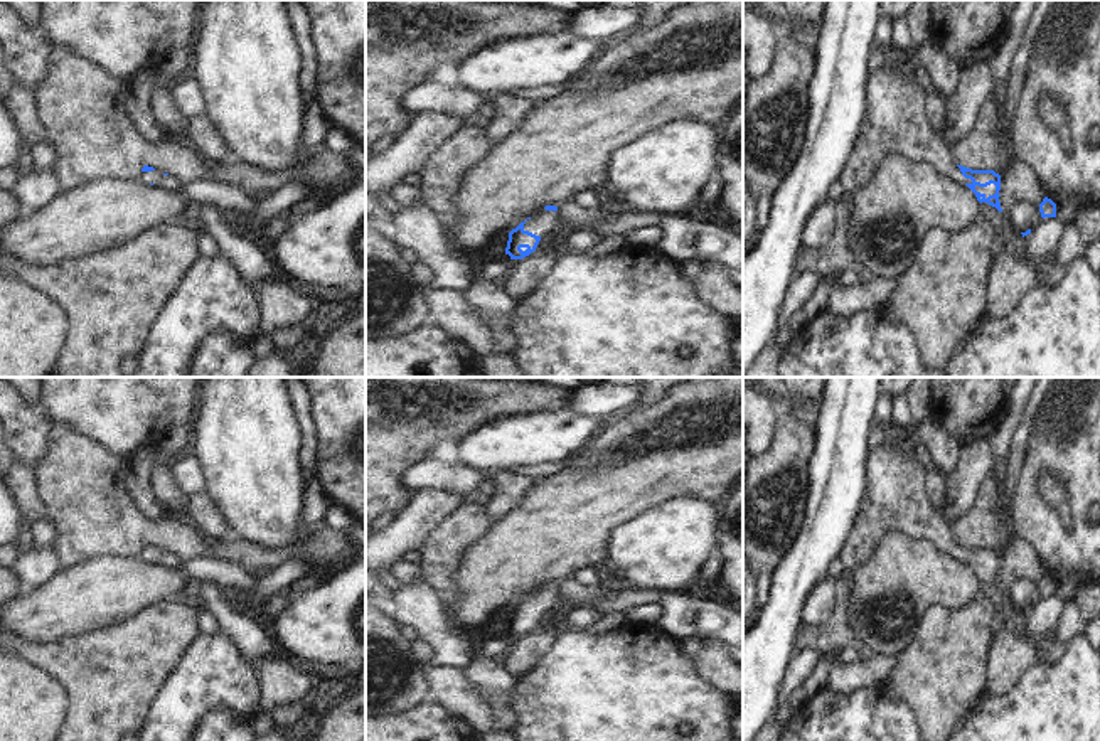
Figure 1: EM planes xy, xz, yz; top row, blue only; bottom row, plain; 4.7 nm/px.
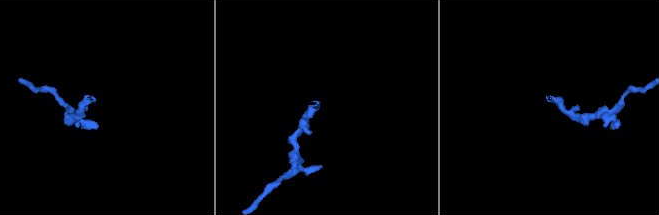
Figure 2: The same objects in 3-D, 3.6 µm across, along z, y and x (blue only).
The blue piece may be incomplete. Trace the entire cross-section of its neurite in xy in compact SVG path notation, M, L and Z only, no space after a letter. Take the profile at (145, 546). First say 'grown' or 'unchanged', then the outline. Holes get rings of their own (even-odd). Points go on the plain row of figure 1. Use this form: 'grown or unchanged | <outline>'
grown | M148 542L142 546L138 557L147 559L150 562L165 564L170 568L180 566L180 559L175 554L162 551L160 547L155 547L153 544Z

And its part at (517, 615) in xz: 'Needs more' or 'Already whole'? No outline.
Needs more.

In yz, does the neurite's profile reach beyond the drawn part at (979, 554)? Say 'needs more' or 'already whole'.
needs more

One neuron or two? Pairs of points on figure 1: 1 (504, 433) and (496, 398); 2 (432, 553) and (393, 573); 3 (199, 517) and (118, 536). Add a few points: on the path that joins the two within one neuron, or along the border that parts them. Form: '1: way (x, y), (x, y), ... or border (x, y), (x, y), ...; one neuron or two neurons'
1: border (539, 410), (489, 418), (465, 435); two neurons
2: border (411, 559), (423, 580); two neurons
3: border (187, 519), (206, 538), (223, 538); two neurons

